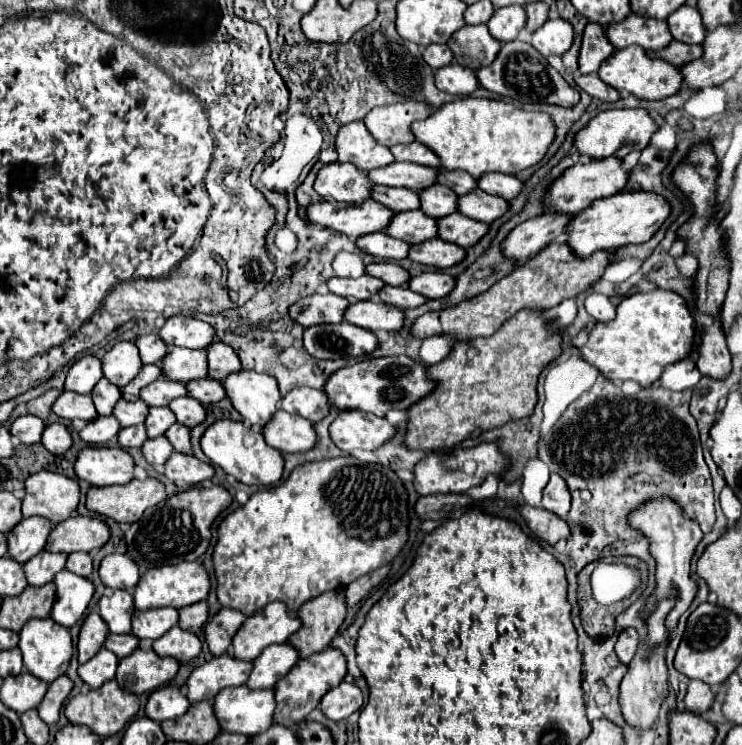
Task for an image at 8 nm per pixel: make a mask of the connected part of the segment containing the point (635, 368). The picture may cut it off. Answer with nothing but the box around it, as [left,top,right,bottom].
[581,289,693,387]

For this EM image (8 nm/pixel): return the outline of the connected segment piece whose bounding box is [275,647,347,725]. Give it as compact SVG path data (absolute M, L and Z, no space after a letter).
M327 647L321 653L315 653L307 659L299 659L299 663L275 685L275 697L277 697L277 709L275 709L275 721L285 725L301 723L321 701L321 697L335 685L339 685L347 675L347 659L345 655L335 649Z

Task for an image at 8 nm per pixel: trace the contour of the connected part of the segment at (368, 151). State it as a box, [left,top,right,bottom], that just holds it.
[335,121,395,171]

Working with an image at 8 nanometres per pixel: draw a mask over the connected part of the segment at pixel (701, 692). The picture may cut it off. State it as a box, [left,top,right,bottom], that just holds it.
[685,679,715,715]

